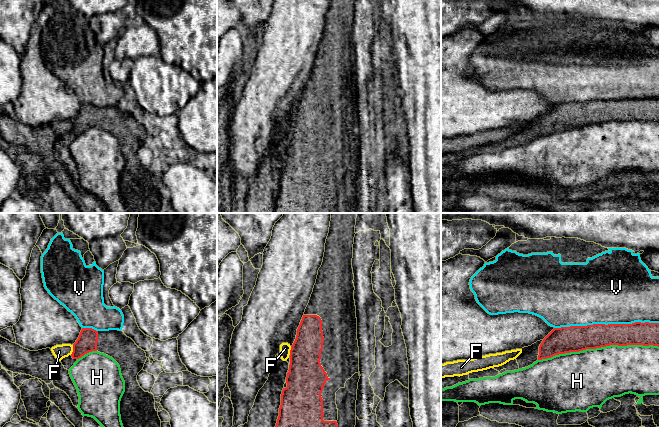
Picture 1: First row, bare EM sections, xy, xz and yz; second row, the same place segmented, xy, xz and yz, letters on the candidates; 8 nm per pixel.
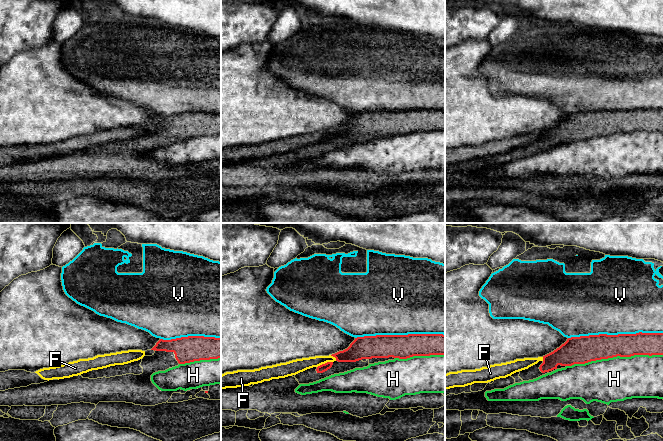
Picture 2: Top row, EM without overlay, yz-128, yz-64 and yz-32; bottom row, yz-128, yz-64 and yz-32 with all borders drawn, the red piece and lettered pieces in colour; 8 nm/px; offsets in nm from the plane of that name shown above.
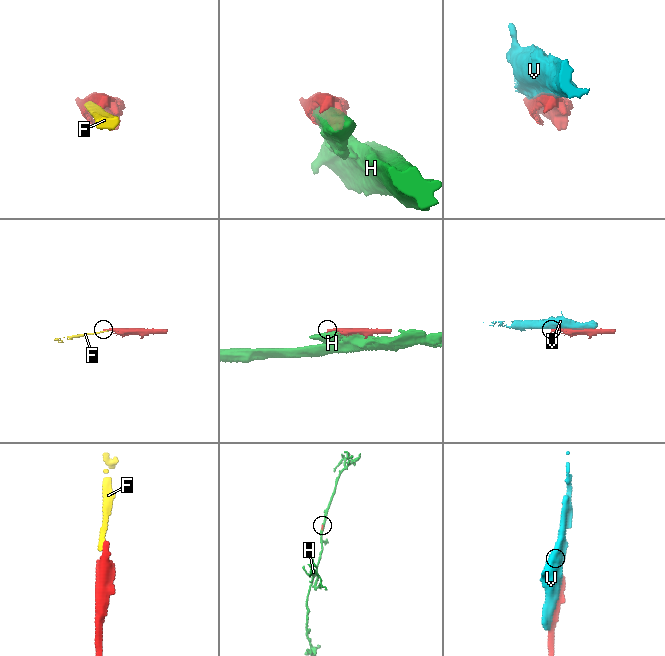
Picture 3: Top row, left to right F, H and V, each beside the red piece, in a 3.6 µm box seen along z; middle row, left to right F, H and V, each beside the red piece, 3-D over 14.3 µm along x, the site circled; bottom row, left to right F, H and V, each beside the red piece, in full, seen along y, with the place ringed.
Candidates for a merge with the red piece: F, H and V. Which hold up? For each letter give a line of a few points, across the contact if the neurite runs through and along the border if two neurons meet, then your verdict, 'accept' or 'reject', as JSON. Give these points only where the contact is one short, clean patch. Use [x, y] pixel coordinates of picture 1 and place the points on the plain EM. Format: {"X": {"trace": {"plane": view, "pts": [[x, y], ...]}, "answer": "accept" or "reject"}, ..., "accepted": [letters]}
{"F": {"trace": {"plane": "xy", "pts": [[73, 121], [73, 127], [70, 130]]}, "answer": "reject"}, "H": {"answer": "reject"}, "V": {"answer": "reject"}, "accepted": []}

